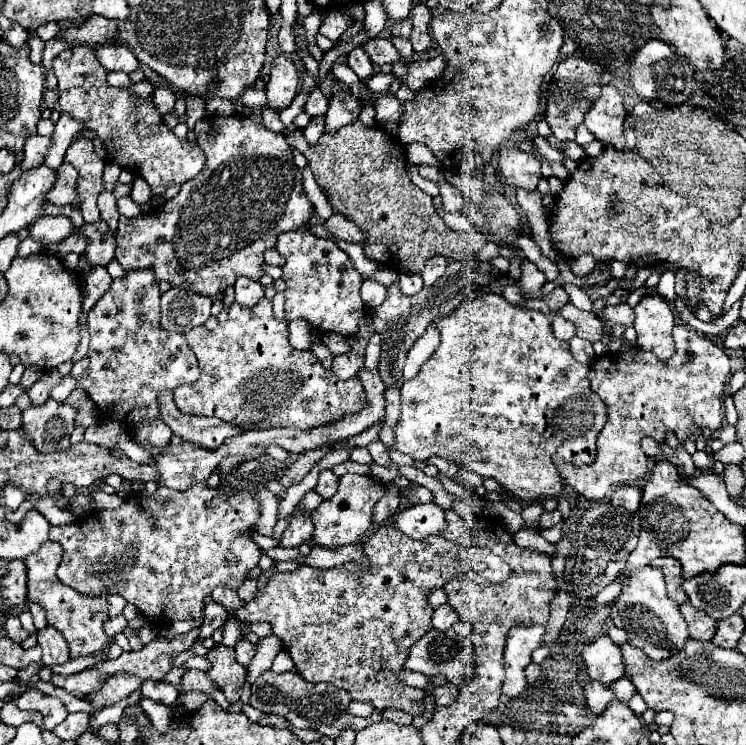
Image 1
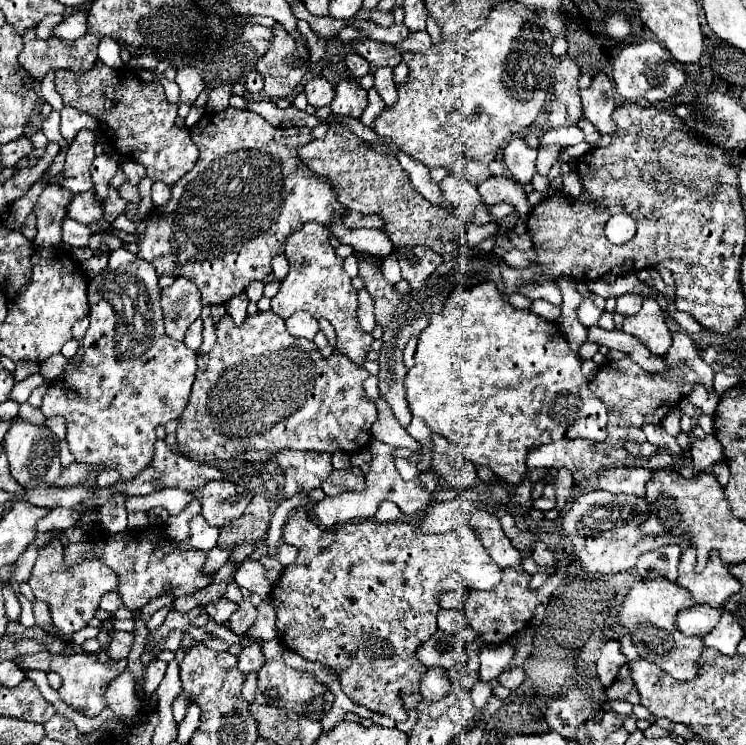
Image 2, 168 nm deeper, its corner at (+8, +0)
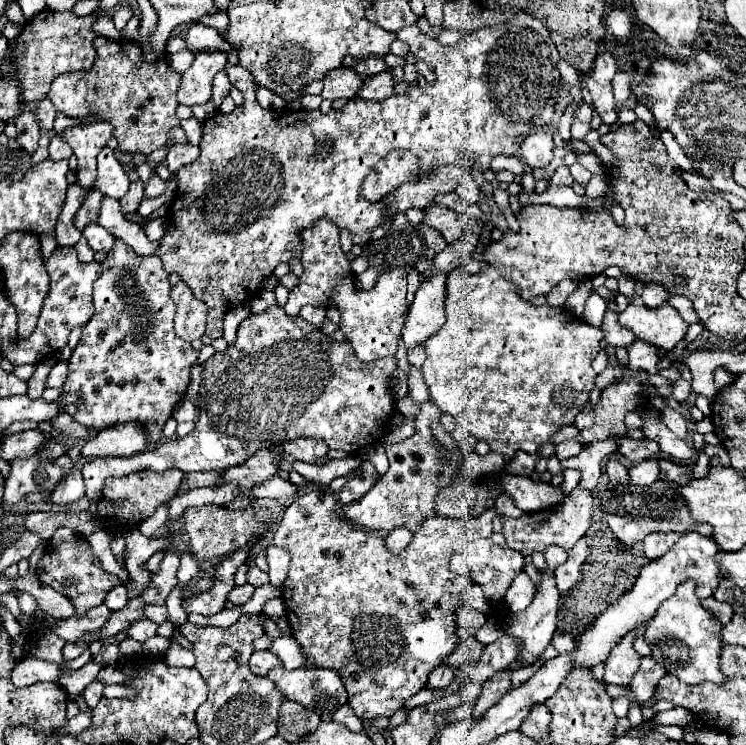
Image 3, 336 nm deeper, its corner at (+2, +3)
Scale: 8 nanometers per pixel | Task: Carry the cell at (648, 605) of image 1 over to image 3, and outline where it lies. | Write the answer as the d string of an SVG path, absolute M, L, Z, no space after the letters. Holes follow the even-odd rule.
M686 580L678 584L676 594L662 602L656 614L644 624L642 636L652 648L652 658L662 664L666 672L678 676L682 682L698 684L710 680L722 684L724 678L718 668L718 656L722 650L720 630L720 622L700 606L694 582Z

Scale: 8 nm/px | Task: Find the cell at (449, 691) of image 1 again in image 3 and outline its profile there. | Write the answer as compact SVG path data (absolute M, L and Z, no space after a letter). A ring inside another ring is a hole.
M440 664L430 672L428 686L430 688L446 688L446 686L450 686L452 680L454 680L454 668L446 666L446 664Z

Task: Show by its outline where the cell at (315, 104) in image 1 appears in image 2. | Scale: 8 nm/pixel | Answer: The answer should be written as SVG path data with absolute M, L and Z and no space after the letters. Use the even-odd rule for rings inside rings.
M318 77L318 79L312 79L308 85L306 85L306 95L308 95L308 103L312 107L324 107L324 105L330 105L332 103L332 97L334 97L334 85L326 79L326 77Z

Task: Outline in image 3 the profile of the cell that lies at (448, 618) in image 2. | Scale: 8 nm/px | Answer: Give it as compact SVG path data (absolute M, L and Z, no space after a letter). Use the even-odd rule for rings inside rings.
M460 606L456 612L454 612L454 622L456 626L462 626L462 628L468 628L472 634L486 622L486 616L474 608L468 608L468 606Z

